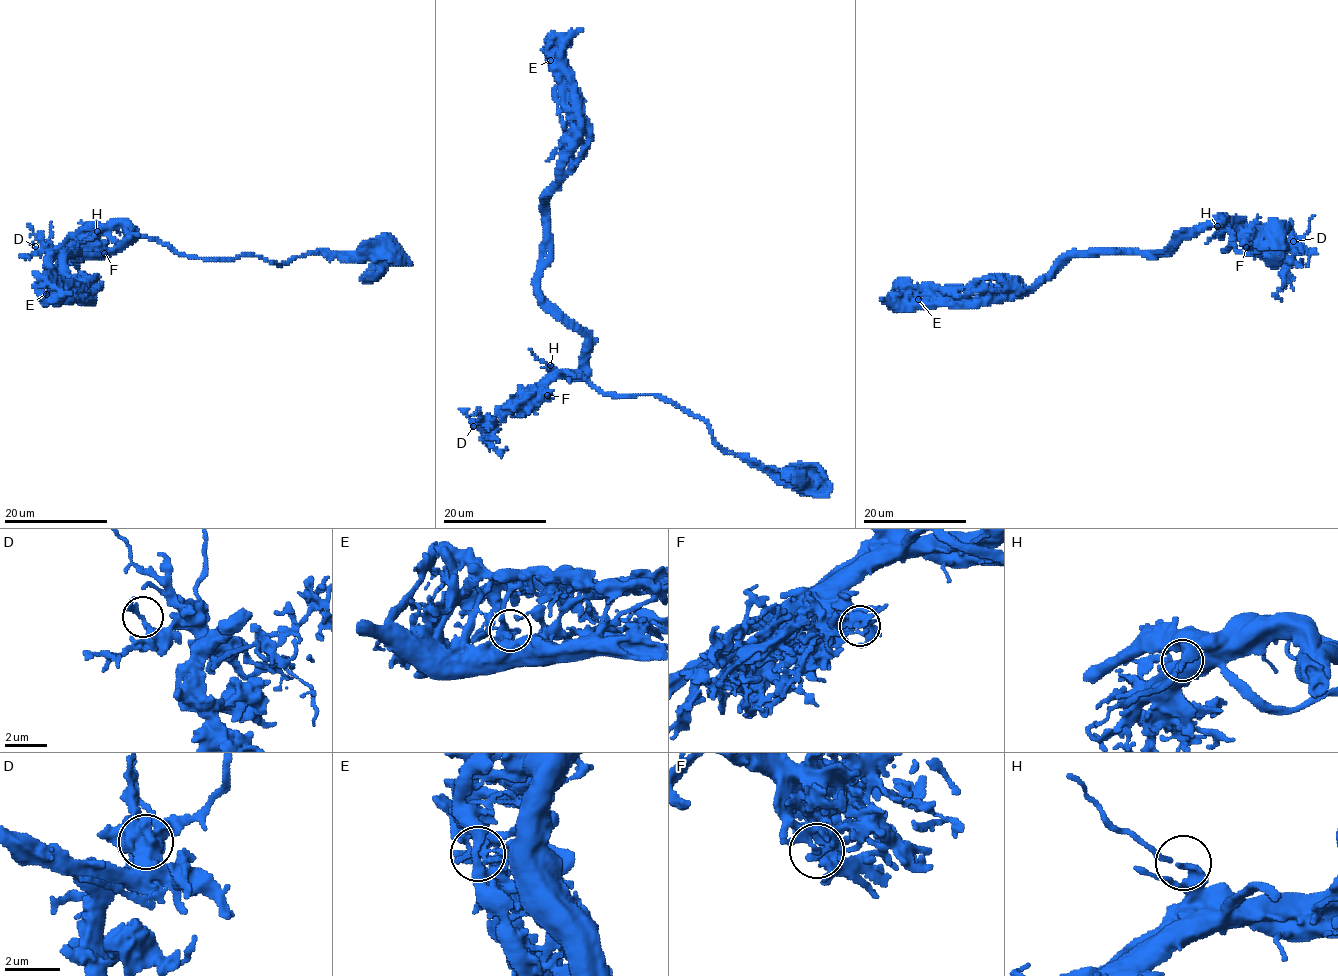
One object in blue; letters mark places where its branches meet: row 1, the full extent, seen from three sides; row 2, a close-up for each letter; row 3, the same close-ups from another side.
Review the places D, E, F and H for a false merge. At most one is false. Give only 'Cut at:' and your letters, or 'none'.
Cut at: E

